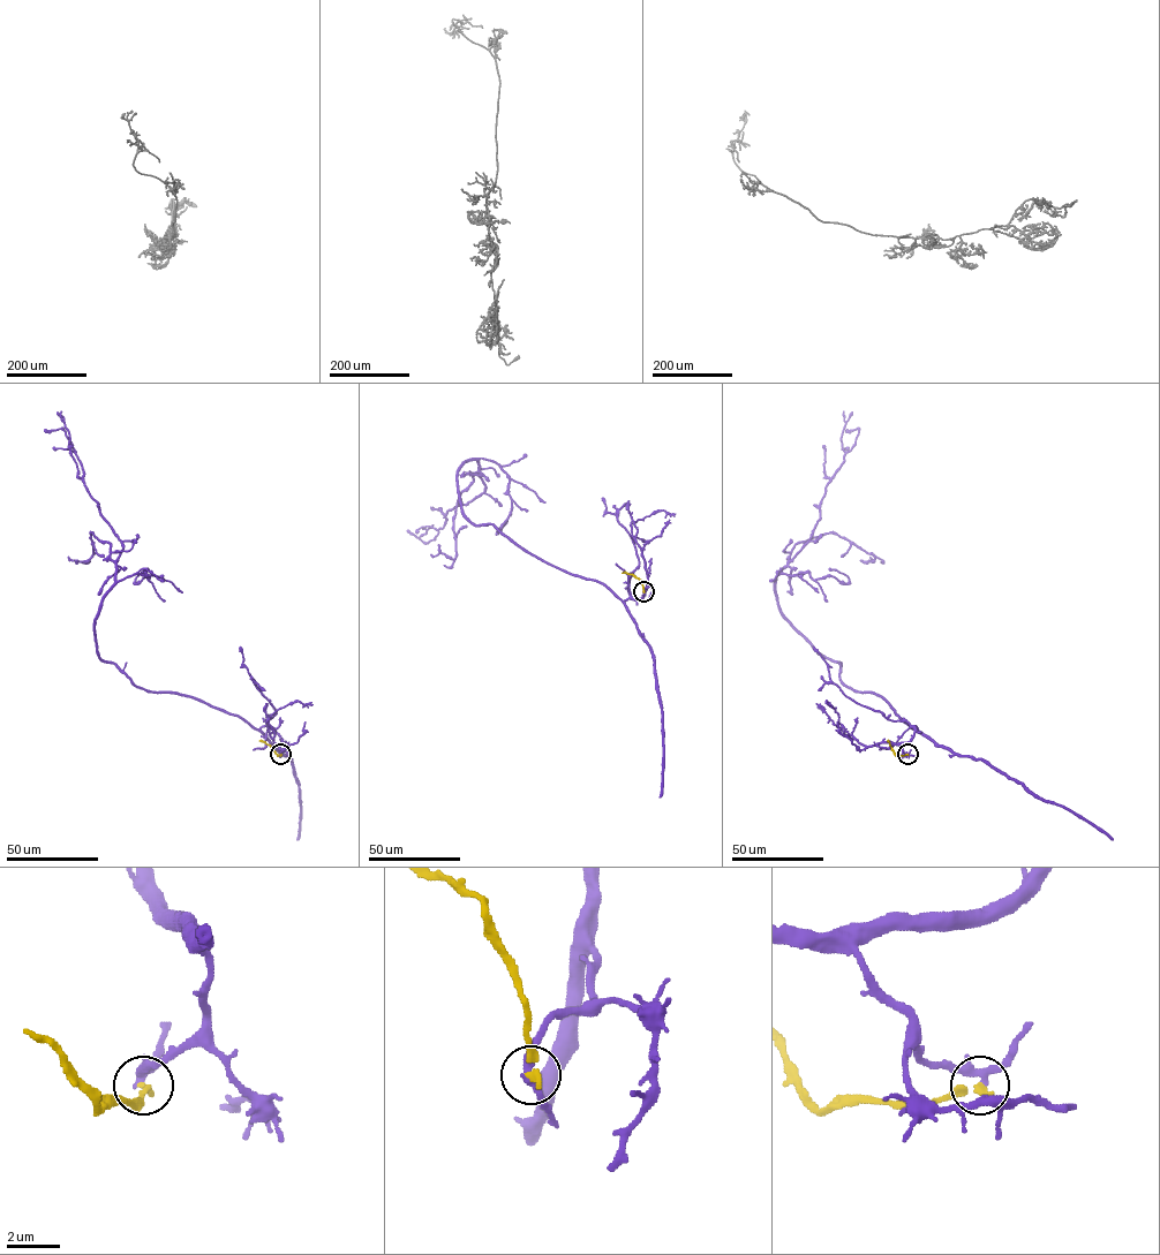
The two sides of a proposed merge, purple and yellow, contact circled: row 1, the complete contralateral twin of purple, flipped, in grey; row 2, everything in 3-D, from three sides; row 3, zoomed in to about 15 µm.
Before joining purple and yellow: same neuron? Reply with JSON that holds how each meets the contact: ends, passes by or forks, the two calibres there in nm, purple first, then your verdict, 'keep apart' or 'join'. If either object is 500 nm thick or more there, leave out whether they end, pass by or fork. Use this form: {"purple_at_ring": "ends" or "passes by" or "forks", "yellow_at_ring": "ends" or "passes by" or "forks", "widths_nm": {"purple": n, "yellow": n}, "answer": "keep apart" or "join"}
{"purple_at_ring": "passes by", "yellow_at_ring": "ends", "widths_nm": {"purple": 280, "yellow": 260}, "answer": "keep apart"}

